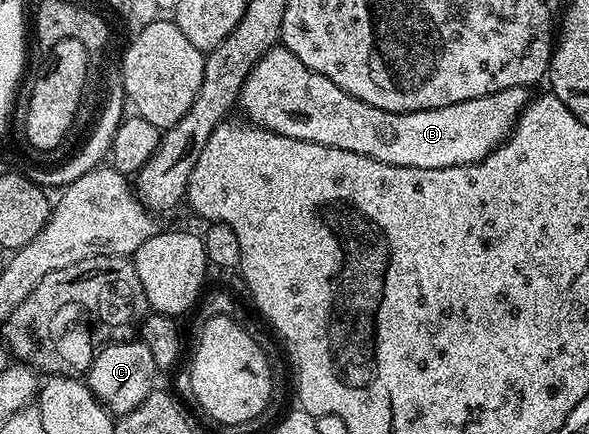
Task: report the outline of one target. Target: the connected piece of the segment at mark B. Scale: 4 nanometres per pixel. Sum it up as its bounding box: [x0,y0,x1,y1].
[237,47,528,167]

